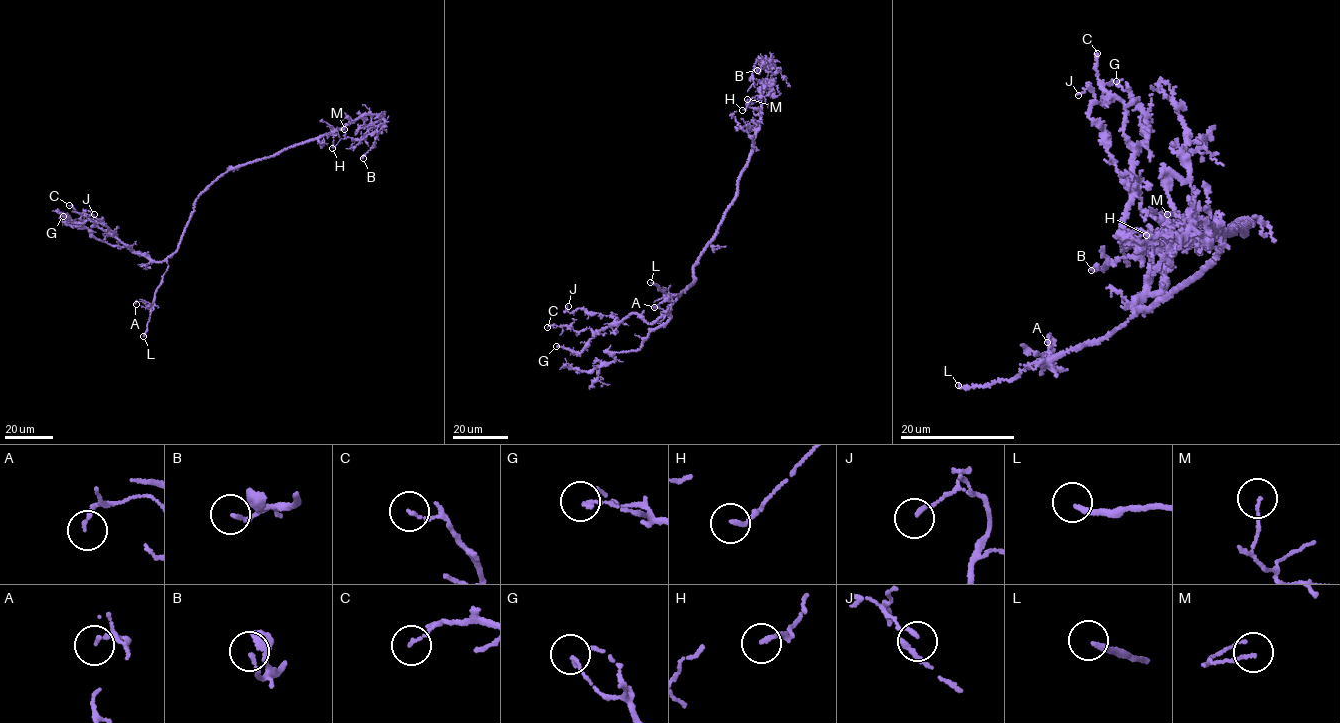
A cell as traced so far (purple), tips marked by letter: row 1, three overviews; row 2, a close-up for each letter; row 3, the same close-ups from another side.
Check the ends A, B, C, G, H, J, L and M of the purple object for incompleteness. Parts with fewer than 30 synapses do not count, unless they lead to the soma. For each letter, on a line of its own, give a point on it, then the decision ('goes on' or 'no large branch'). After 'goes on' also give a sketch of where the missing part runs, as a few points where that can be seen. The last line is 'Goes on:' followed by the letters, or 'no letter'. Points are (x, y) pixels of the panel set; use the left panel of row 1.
A: (136, 304) | no large branch
B: (363, 158) | no large branch
C: (69, 205) | no large branch
G: (63, 216) | no large branch
H: (332, 148) | no large branch
J: (94, 214) | no large branch
L: (143, 336) | goes on | (143, 336), (110, 358), (105, 356), (89, 361)
M: (344, 129) | no large branch
Goes on: L

